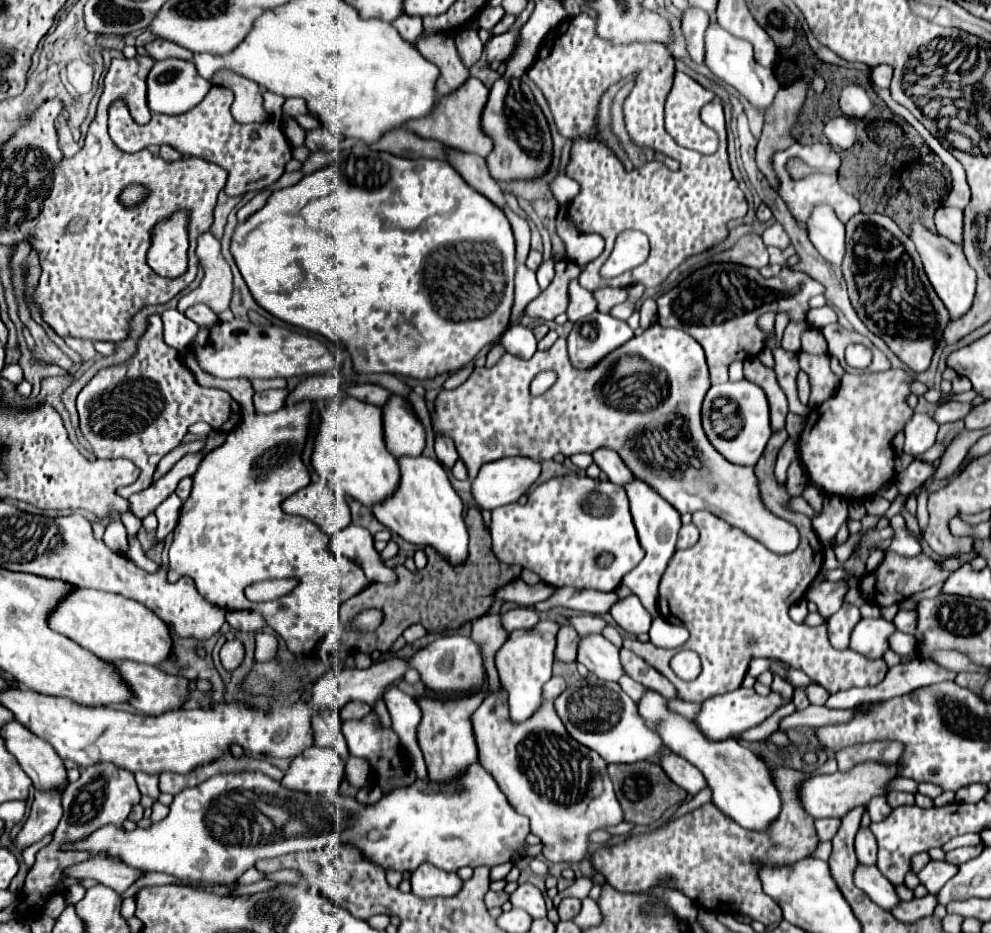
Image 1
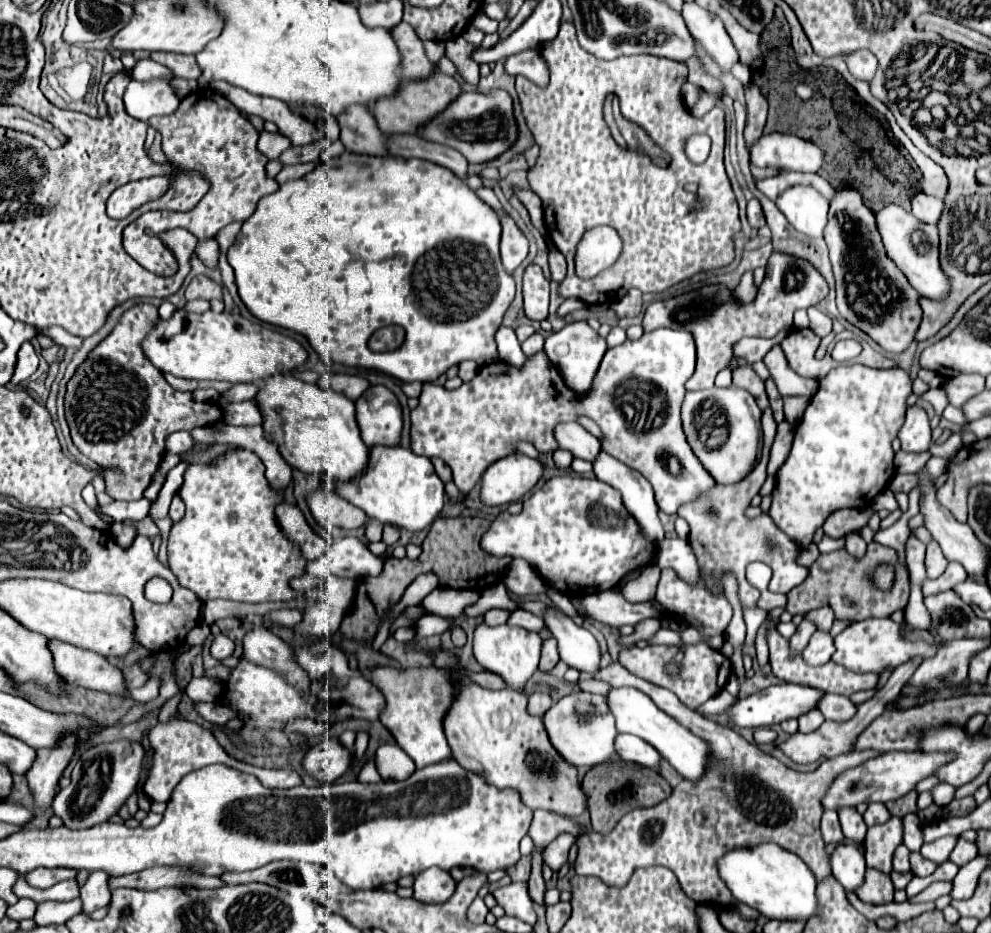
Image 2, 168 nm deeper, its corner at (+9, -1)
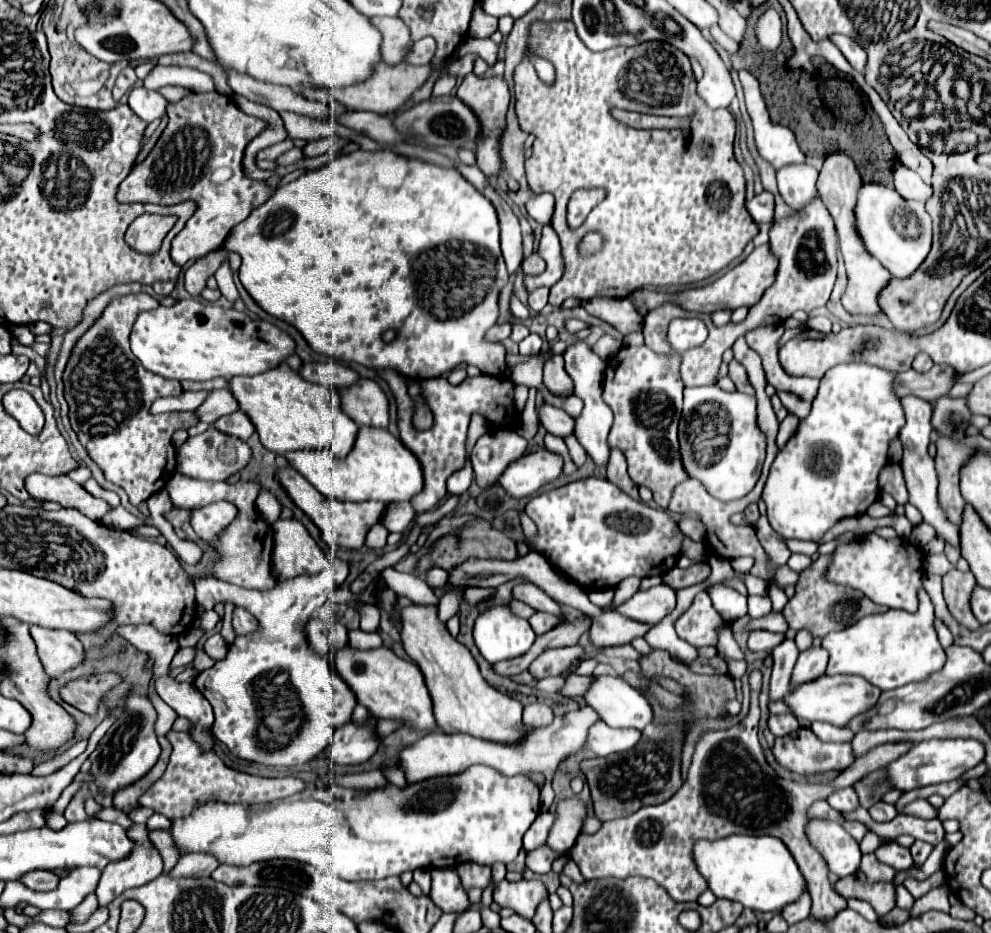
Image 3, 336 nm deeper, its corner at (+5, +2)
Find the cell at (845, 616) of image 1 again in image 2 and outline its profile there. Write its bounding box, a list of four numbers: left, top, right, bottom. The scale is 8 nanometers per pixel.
[803,630,835,666]

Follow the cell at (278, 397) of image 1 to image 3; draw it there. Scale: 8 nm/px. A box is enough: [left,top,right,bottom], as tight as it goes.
[213,411,255,441]

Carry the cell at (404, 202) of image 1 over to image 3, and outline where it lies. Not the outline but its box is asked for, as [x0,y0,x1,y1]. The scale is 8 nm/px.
[223,151,509,379]

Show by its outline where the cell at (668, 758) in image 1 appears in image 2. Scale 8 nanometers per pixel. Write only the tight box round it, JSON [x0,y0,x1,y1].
[615,734,661,774]

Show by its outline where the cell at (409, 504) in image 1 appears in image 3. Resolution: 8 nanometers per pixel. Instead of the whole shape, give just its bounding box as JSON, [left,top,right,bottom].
[283,429,423,503]

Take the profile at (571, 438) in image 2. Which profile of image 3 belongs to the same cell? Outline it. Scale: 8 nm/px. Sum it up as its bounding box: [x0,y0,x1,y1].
[537,403,575,437]

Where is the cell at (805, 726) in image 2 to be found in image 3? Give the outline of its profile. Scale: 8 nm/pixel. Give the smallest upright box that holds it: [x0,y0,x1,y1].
[811,721,849,743]

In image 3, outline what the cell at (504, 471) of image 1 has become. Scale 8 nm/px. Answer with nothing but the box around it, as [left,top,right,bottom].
[499,449,563,499]

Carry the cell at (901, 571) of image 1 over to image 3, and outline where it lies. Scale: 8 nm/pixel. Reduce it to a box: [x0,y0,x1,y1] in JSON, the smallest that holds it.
[781,555,887,639]

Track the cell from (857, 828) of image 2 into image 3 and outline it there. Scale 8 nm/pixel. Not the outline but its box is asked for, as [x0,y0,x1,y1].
[827,787,859,811]

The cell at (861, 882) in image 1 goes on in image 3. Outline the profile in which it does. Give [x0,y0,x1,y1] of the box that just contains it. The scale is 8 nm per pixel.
[805,819,861,877]

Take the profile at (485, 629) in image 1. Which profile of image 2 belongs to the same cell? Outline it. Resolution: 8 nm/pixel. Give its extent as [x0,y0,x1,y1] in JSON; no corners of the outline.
[483,610,509,626]

